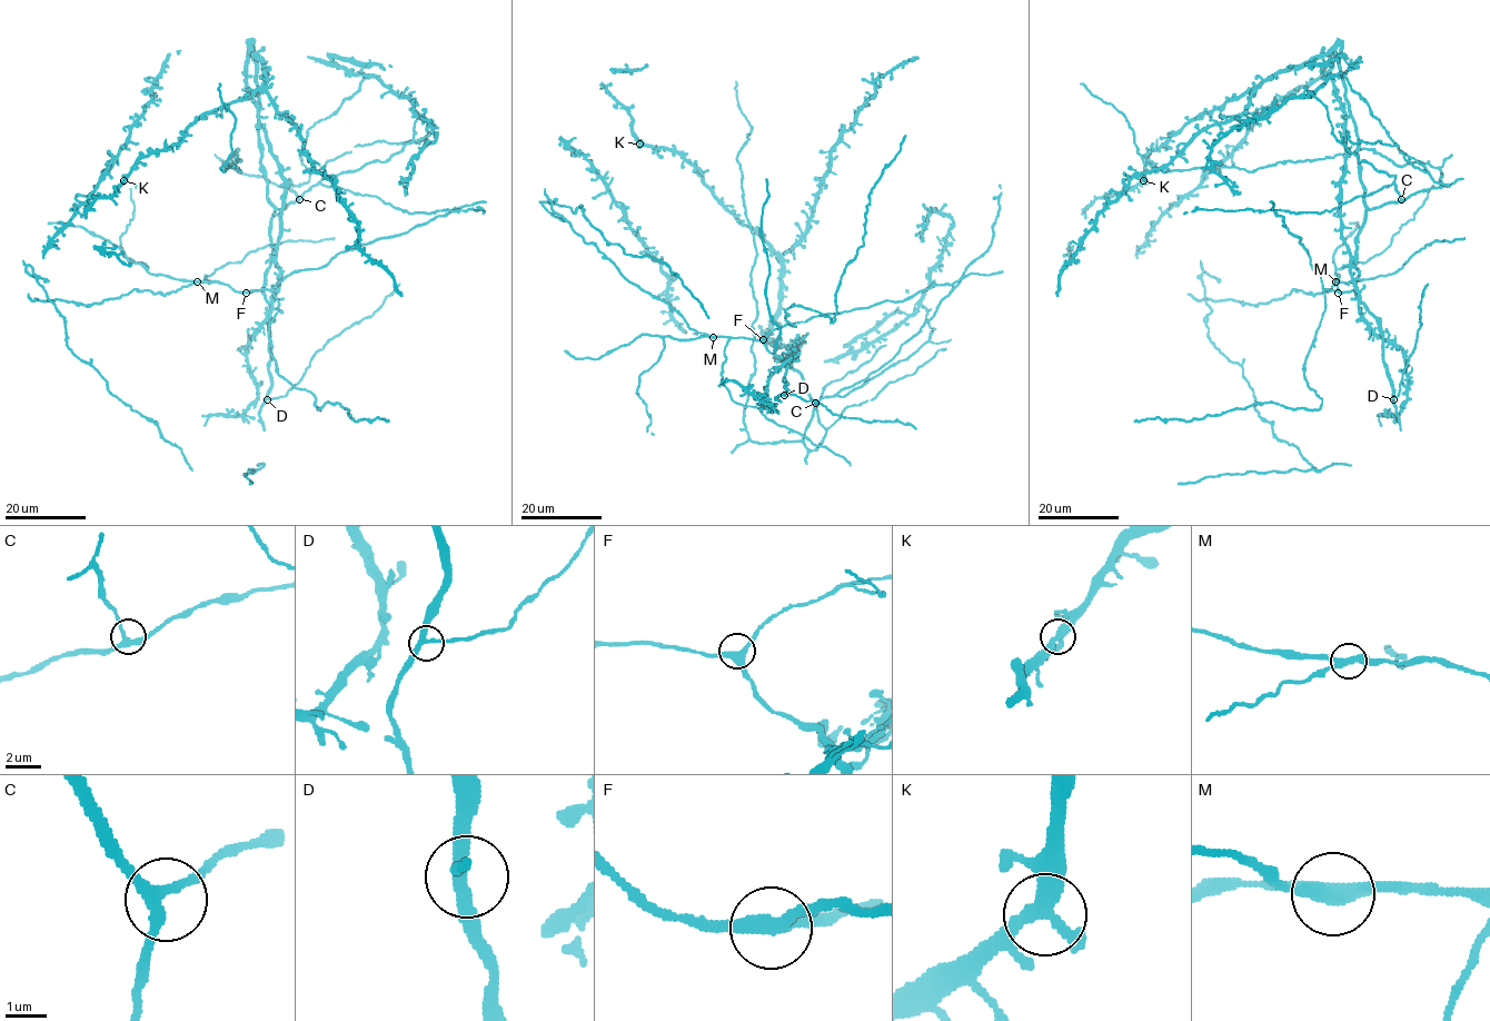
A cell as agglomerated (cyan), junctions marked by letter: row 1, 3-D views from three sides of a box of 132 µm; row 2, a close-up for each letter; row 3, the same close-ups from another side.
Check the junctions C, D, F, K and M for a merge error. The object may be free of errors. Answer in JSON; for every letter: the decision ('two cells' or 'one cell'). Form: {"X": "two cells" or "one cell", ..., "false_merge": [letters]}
{"C": "one cell", "D": "one cell", "F": "one cell", "K": "one cell", "M": "two cells", "false_merge": ["M"]}

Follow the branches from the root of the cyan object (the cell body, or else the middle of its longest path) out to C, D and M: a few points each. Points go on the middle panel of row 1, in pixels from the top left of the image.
C: (794, 347), (786, 364), (800, 374), (805, 390), (815, 403)
D: (794, 347), (784, 359), (780, 356), (786, 364), (784, 386), (787, 393), (784, 395)
M: (794, 347), (784, 359), (773, 354), (761, 340), (713, 337)

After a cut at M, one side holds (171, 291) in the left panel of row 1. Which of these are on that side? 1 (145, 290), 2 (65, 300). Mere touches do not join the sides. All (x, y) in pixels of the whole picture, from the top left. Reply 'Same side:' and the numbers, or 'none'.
Same side: 1, 2

